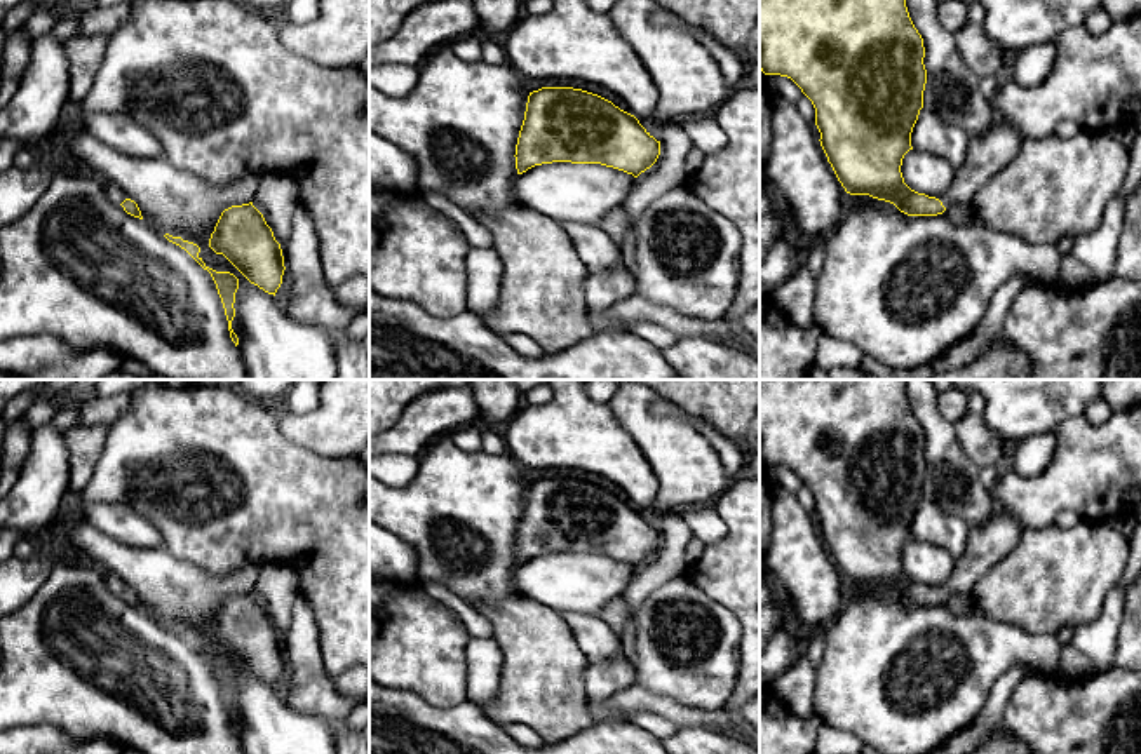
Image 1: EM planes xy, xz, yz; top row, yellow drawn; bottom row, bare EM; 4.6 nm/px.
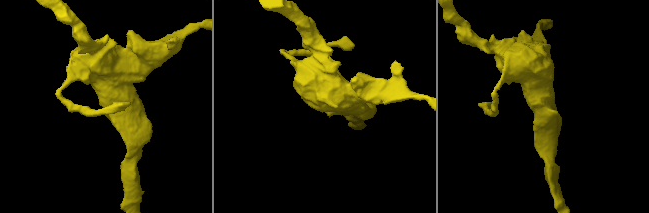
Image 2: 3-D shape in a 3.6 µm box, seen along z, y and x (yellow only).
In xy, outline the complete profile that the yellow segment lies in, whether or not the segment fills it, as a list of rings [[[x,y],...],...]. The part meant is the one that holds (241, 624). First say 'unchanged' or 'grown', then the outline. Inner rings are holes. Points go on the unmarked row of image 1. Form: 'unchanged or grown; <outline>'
unchanged; [[[253,592],[221,603],[209,637],[223,644],[251,674],[275,686],[286,660],[284,646],[272,618]]]

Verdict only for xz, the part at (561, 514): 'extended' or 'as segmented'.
as segmented

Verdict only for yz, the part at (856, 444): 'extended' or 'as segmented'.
extended

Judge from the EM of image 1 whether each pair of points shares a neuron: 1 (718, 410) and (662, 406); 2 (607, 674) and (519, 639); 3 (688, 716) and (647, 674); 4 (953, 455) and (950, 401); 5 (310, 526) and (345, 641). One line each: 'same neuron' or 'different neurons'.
1: different neurons
2: different neurons
3: different neurons
4: different neurons
5: same neuron

